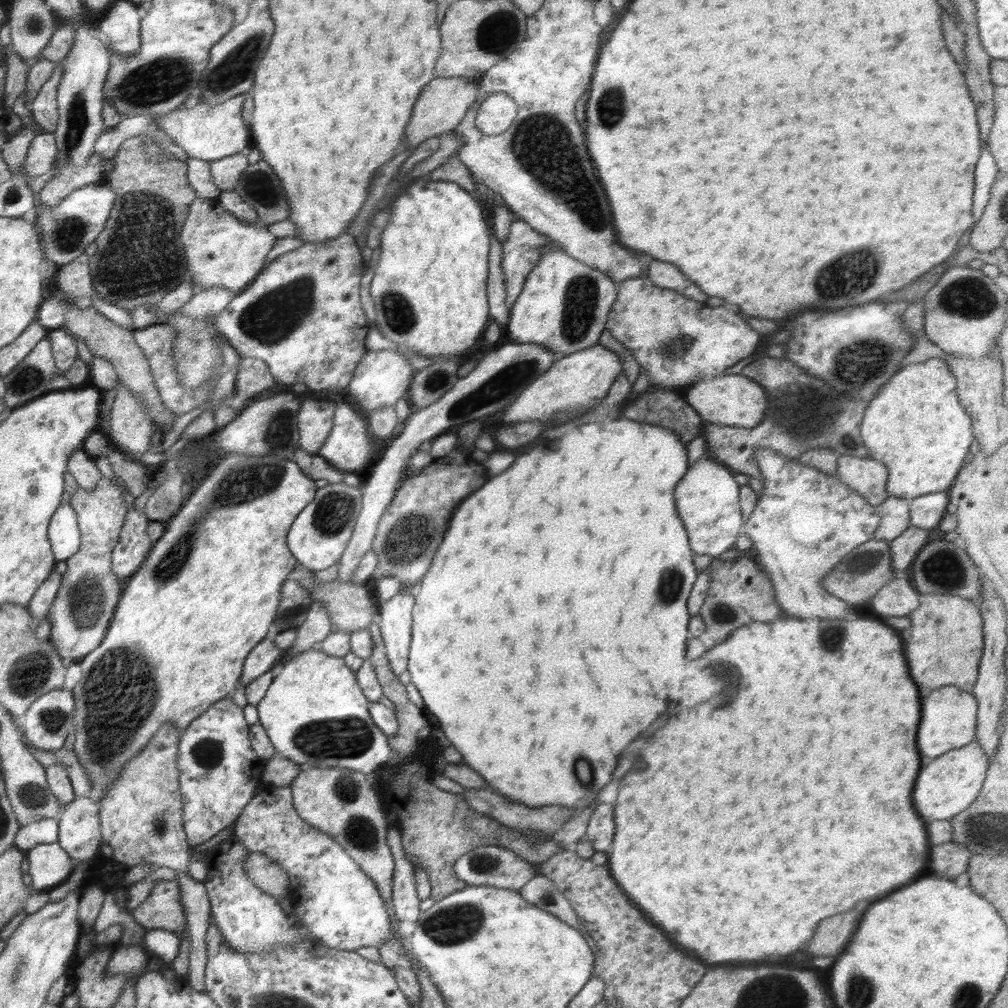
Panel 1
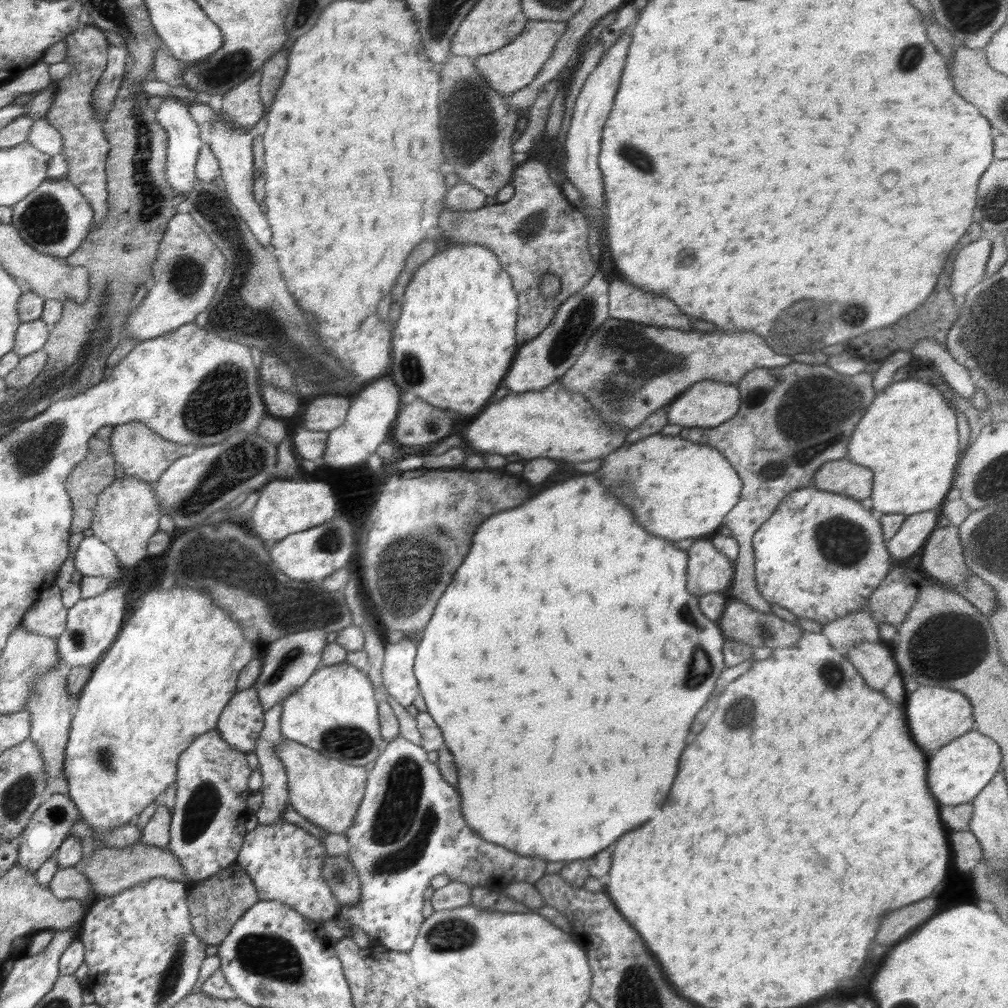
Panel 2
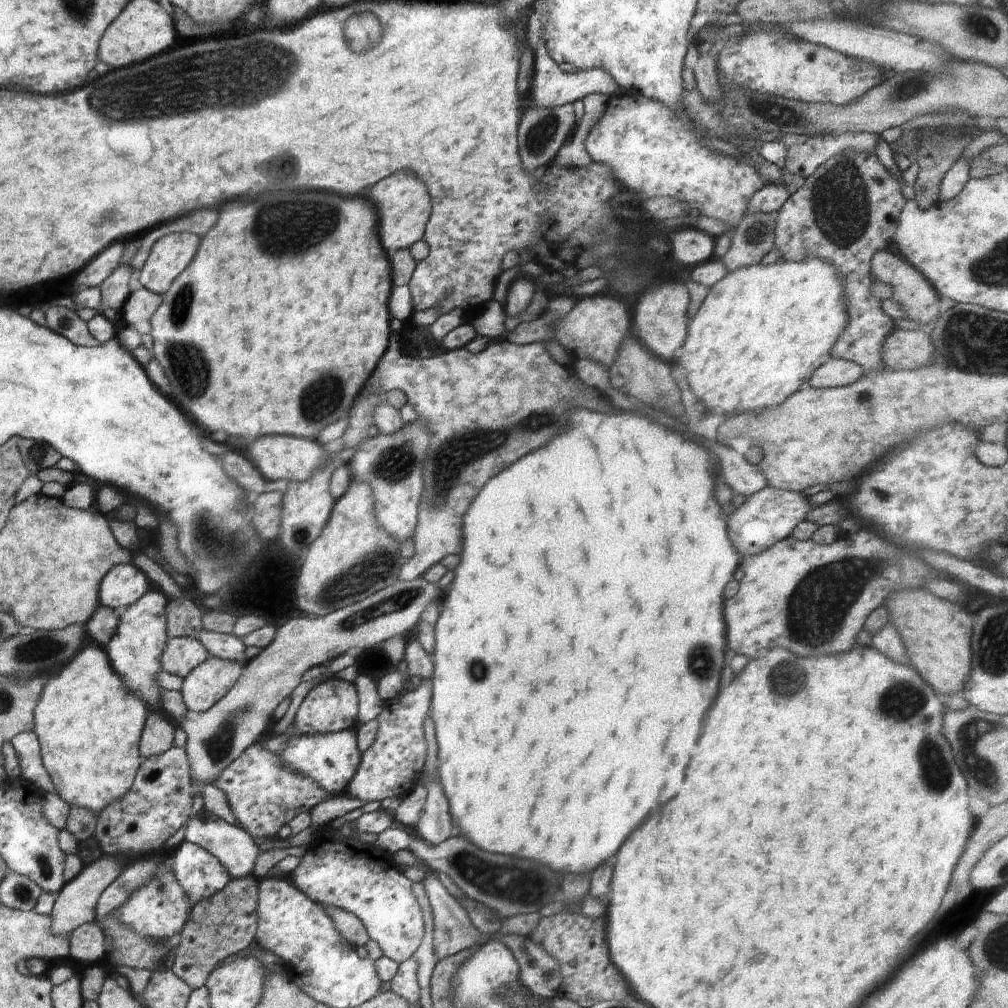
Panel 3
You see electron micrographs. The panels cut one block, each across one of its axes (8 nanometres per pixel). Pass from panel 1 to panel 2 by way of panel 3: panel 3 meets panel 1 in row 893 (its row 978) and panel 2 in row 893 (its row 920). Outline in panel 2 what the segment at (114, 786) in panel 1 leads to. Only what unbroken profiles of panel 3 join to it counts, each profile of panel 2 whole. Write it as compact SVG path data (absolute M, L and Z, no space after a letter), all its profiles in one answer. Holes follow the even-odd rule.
M234 865L191 885L186 900L193 933L208 945L219 945L228 936L240 916L260 901L253 880L244 869Z

